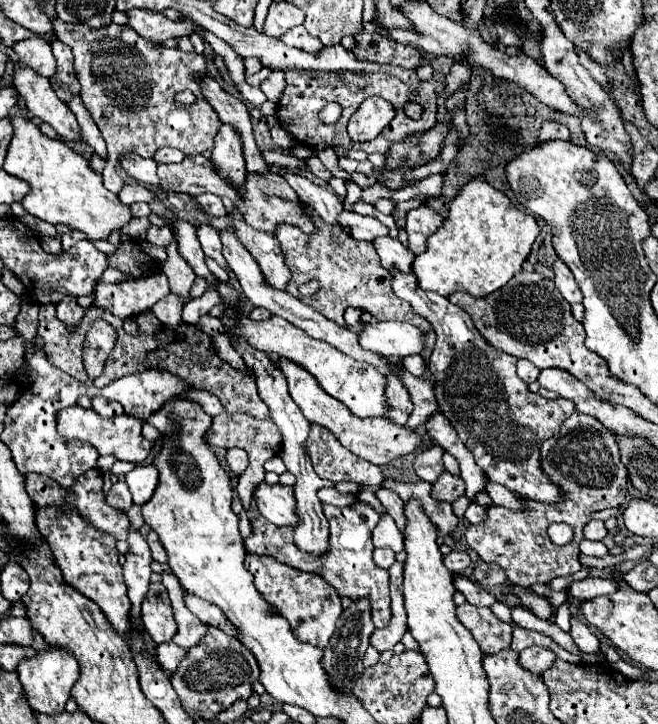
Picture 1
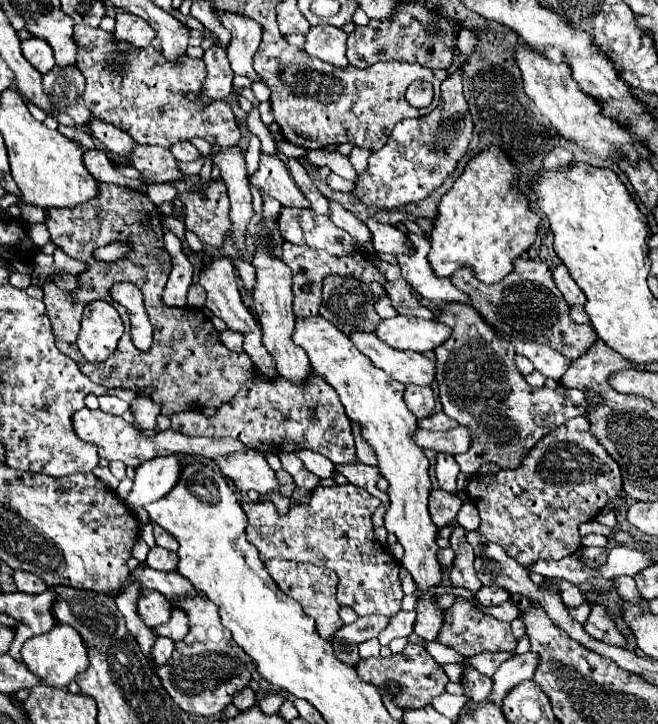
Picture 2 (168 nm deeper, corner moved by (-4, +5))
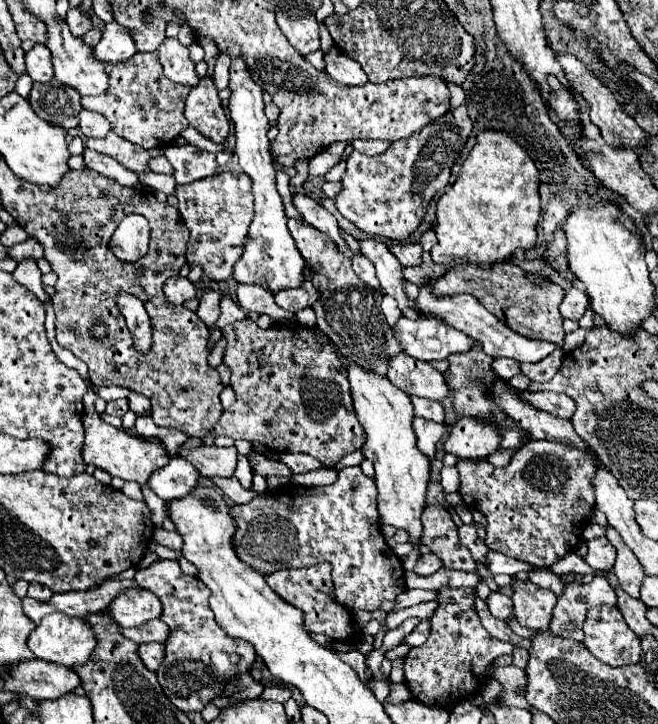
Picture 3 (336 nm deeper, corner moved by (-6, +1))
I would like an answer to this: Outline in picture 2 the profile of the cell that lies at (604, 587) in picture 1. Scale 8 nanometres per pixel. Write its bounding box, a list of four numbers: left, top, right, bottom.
[616,576,642,604]

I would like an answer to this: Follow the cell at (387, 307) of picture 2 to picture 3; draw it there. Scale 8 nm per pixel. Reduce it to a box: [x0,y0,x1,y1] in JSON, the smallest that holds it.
[360,240,420,318]

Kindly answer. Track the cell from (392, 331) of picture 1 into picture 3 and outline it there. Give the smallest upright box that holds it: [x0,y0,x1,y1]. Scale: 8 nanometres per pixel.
[392,316,472,362]

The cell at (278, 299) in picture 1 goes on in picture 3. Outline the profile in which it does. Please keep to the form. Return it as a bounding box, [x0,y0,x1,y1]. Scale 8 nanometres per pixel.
[386,352,448,402]

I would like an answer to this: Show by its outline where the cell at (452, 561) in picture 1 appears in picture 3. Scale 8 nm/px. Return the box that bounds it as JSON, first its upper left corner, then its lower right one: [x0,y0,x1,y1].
[414,552,442,576]

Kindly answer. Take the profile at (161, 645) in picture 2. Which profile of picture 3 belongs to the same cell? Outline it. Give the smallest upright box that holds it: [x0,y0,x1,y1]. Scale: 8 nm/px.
[140,644,164,670]

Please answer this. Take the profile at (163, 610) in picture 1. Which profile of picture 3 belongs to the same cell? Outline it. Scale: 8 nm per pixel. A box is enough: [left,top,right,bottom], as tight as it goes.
[108,590,162,628]

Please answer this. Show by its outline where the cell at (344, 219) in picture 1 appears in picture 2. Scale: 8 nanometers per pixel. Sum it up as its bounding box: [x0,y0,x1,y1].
[366,218,414,256]

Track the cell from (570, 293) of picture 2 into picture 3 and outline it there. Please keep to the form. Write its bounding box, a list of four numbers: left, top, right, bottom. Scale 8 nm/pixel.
[560,286,588,320]

